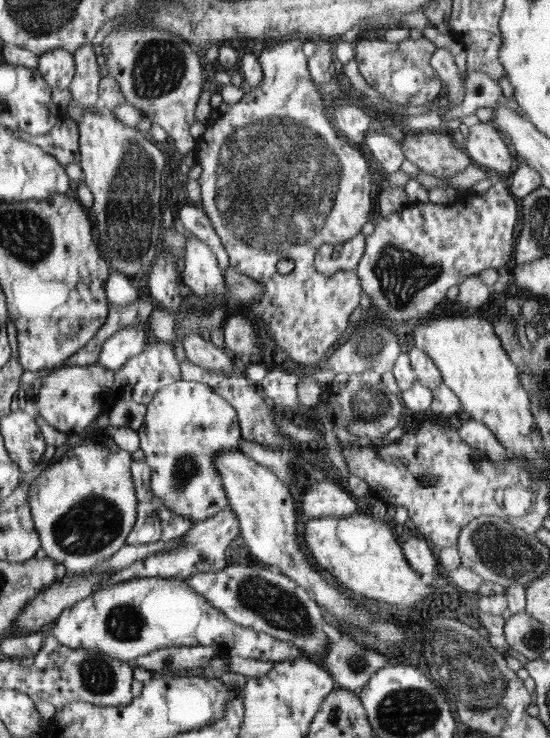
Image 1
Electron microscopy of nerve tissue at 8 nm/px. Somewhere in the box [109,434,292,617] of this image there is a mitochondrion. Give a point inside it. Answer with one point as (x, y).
(184, 471)

